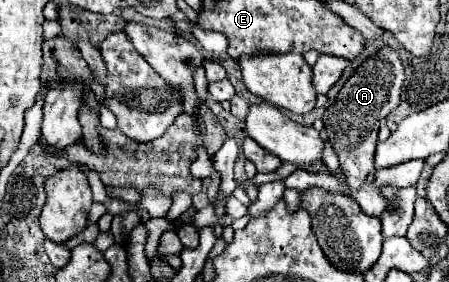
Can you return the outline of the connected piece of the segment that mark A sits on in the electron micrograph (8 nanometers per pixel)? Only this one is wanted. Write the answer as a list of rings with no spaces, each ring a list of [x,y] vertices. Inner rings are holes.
[[[381,42],[377,52],[353,72],[353,76],[339,90],[335,102],[323,112],[325,134],[339,156],[339,166],[345,172],[347,184],[351,188],[361,188],[365,184],[369,186],[373,182],[377,132],[383,118],[387,118],[387,114],[391,114],[399,106],[403,82],[405,68],[399,60],[399,54],[389,44]]]

